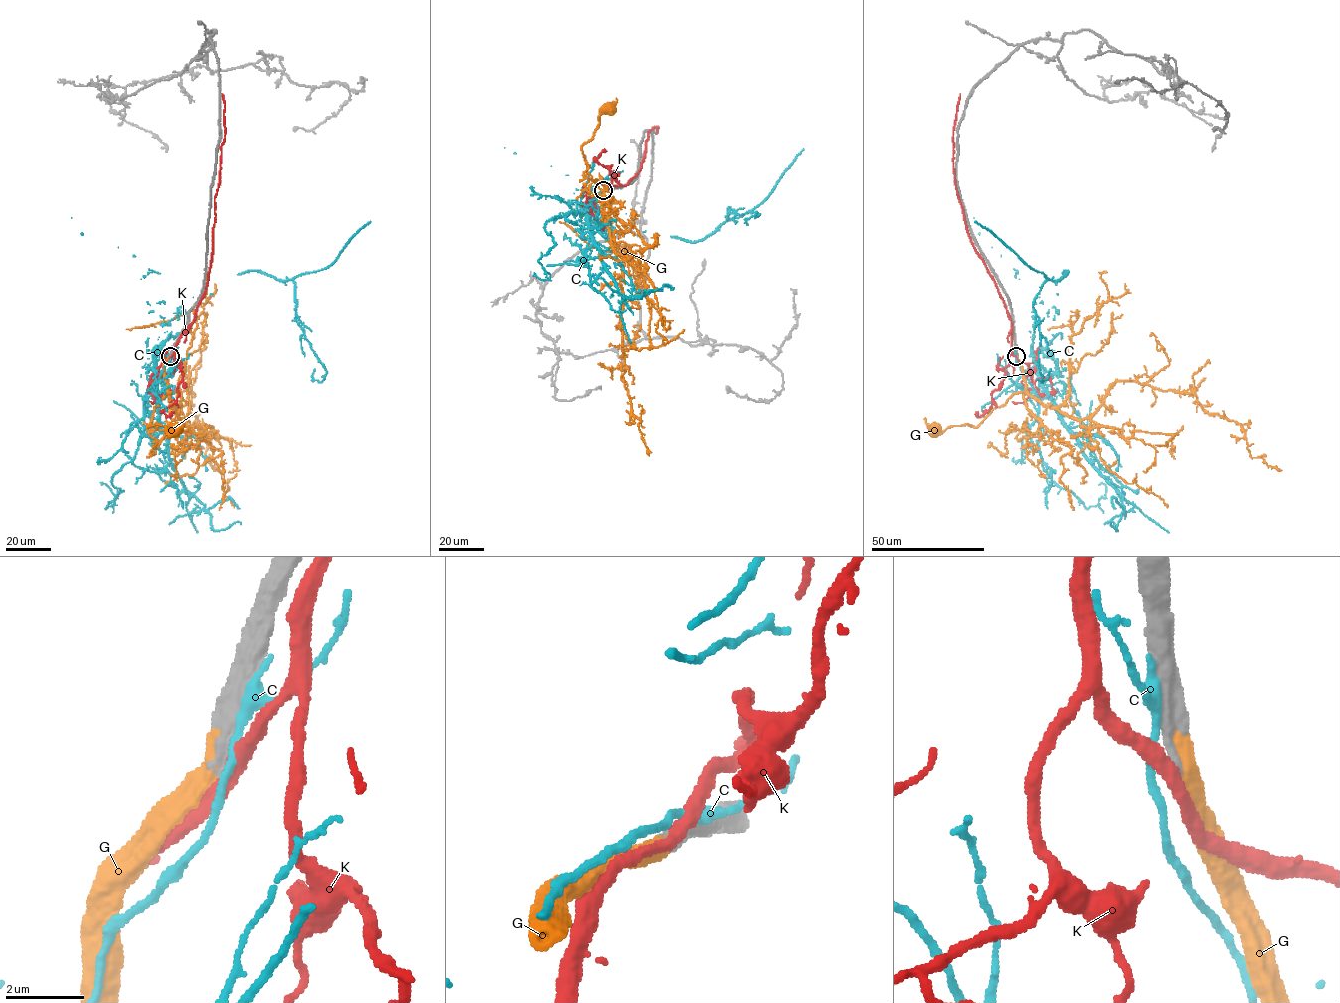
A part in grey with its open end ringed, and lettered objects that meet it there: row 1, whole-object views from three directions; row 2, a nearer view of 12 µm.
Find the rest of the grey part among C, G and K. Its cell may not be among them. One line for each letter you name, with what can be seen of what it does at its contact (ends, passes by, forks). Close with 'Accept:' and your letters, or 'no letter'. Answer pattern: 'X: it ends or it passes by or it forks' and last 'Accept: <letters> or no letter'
G: it ends
Accept: G

